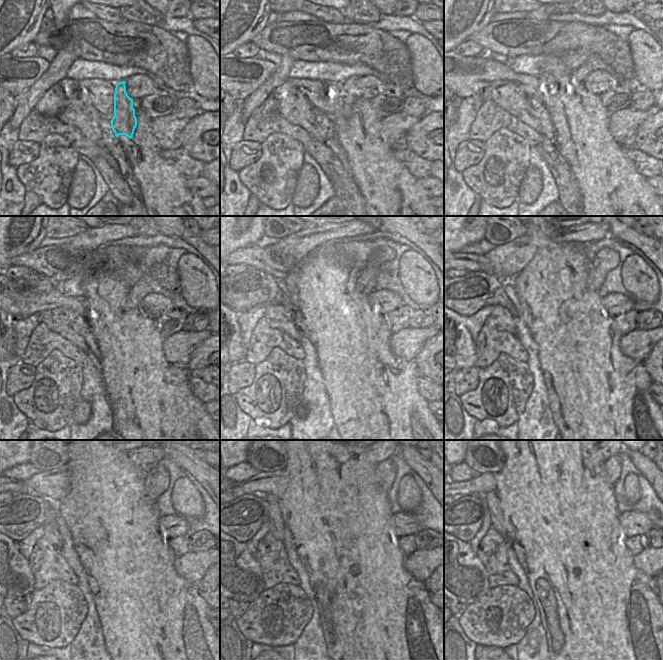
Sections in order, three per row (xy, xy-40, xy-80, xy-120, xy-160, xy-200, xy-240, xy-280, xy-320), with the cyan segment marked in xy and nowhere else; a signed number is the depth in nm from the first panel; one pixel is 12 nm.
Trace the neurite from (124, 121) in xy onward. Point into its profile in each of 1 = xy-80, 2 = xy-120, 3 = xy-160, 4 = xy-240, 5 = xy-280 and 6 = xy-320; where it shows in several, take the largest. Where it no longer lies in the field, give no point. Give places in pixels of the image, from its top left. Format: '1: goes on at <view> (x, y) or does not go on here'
1: goes on at xy-80 (593, 62)
2: goes on at xy-120 (146, 285)
3: goes on at xy-160 (367, 277)
4: goes on at xy-240 (157, 480)
5: goes on at xy-280 (385, 471)
6: goes on at xy-320 (612, 466)

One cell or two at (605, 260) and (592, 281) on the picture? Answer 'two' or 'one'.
one

